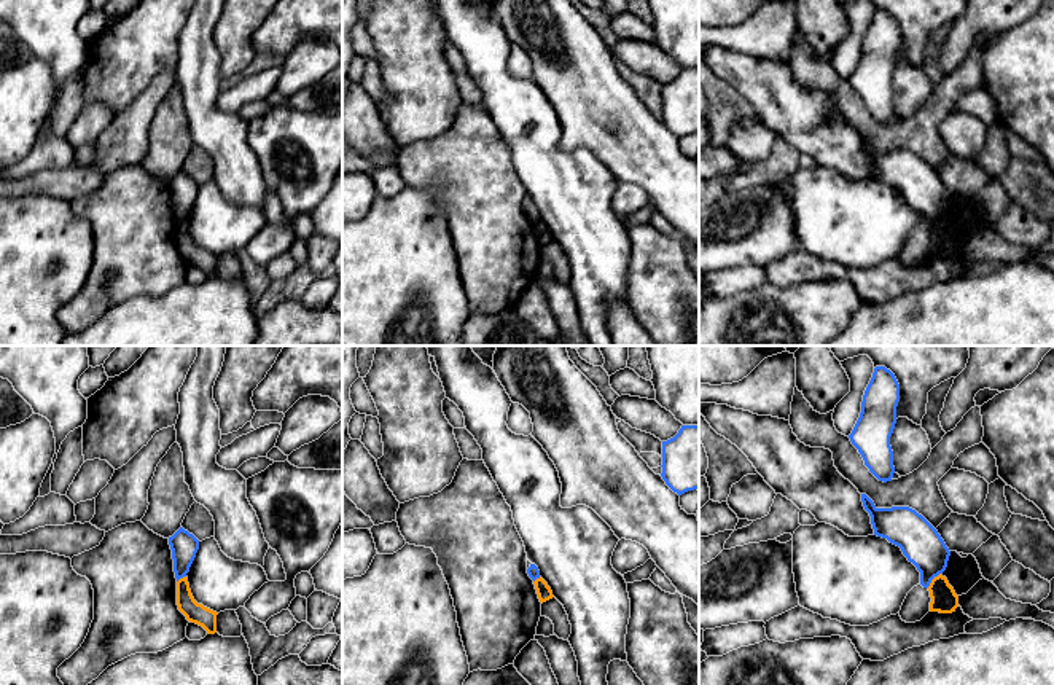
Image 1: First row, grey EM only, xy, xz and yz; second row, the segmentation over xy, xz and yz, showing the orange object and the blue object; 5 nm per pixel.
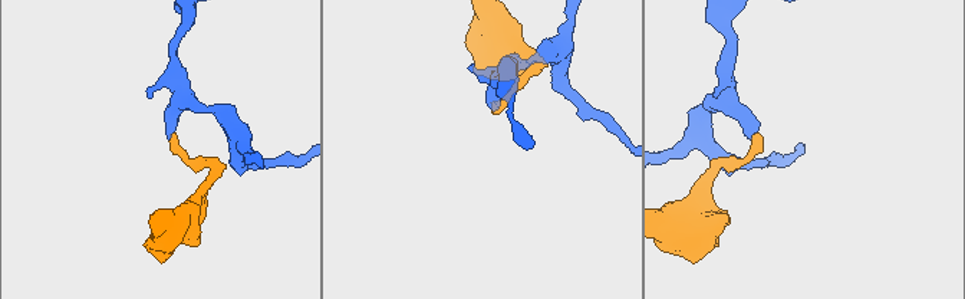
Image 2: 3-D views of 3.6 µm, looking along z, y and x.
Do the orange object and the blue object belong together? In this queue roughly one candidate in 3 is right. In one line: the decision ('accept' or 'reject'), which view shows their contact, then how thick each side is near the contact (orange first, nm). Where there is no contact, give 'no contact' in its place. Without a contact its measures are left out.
reject | yz | 130/200 nm

